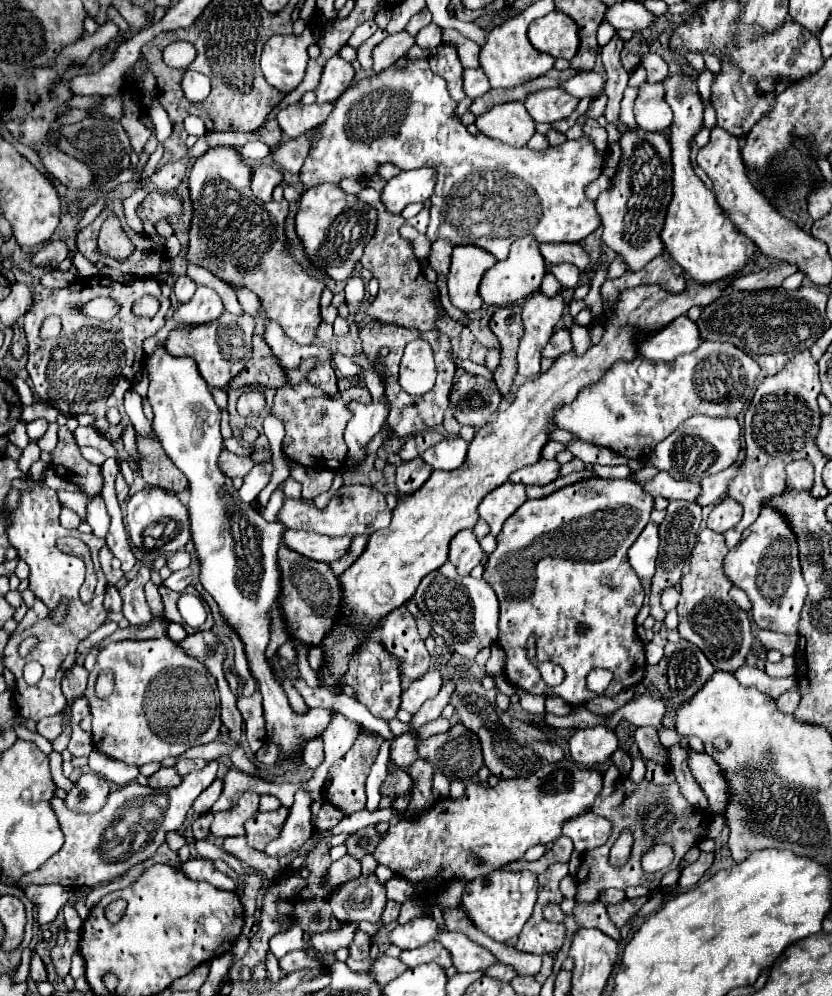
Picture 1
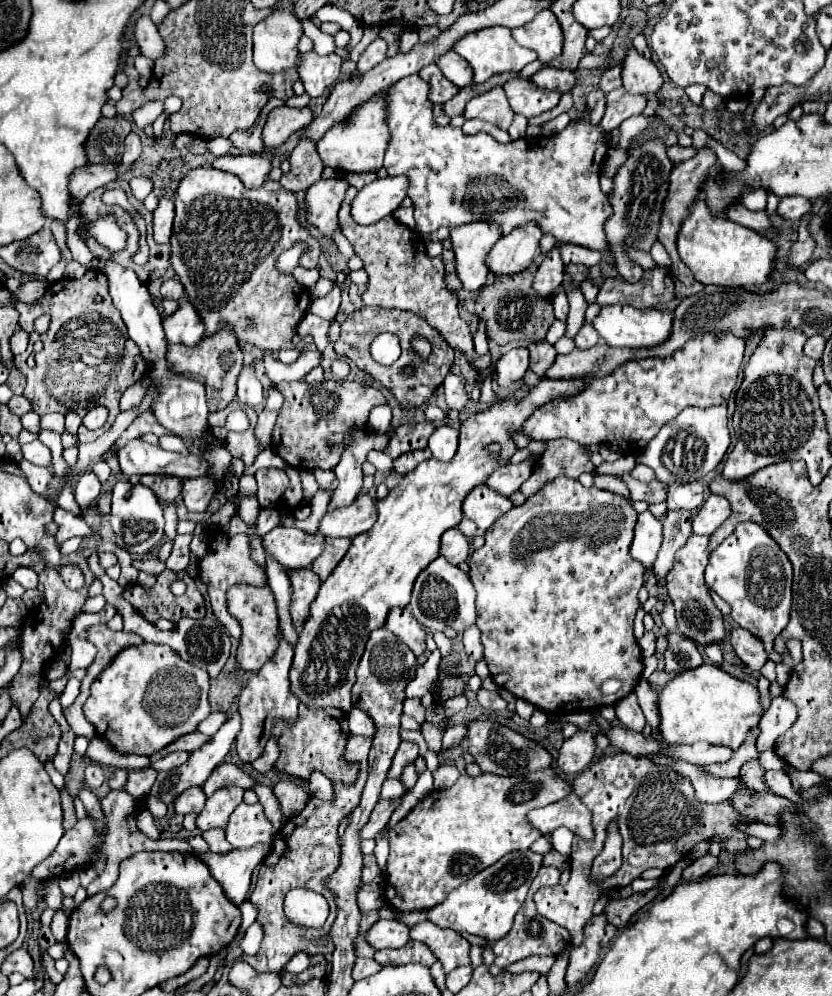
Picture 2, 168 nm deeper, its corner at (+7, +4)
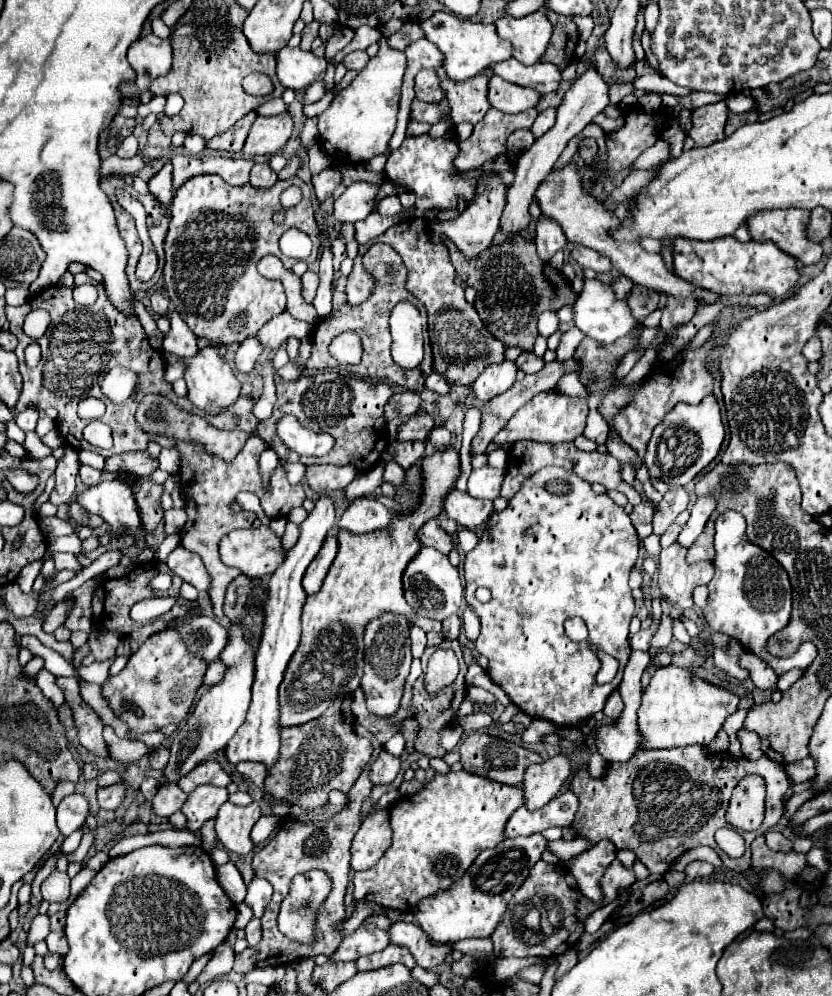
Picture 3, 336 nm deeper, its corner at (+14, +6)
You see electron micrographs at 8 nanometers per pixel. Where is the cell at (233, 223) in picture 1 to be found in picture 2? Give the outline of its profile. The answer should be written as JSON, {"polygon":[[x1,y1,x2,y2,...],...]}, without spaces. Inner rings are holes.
{"polygon":[[197,167,187,171,175,193,175,223,171,235,171,265,187,293,189,303,197,309,201,321,205,323,205,335,215,335,223,327,231,327,237,341,251,343,263,351,287,349,293,345,295,329,309,307,309,293,291,277,277,271,275,263,279,255,289,249,295,241,309,243,309,253,303,255,299,265,314,269,320,259,321,243,313,239,311,231,303,227,297,219,299,203,293,191,285,191,279,181,265,181,263,191,245,189,245,185,225,171,211,167],[247,321,253,321,251,331,247,331]]}

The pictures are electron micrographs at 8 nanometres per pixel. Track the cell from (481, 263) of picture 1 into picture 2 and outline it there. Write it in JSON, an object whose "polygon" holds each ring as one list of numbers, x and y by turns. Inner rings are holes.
{"polygon":[[473,221,451,229,455,247,455,269,467,291,477,291,487,283,487,255,501,237,501,227,495,221]]}

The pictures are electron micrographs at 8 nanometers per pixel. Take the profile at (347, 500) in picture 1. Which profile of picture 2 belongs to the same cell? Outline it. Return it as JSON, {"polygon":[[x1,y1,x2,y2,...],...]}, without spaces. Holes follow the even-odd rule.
{"polygon":[[359,493,357,499,341,511,331,511,321,519,319,533,325,537,355,537,369,531,377,521,375,499]]}

